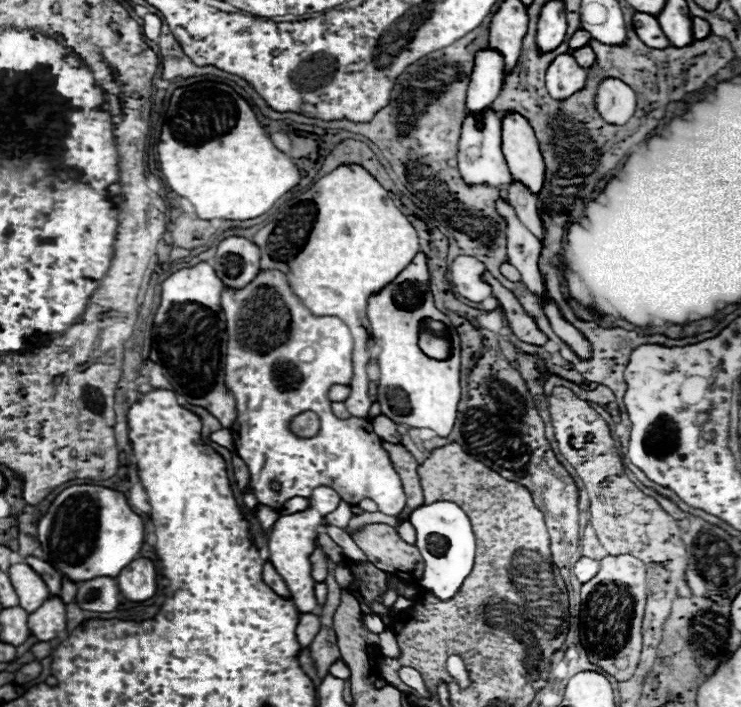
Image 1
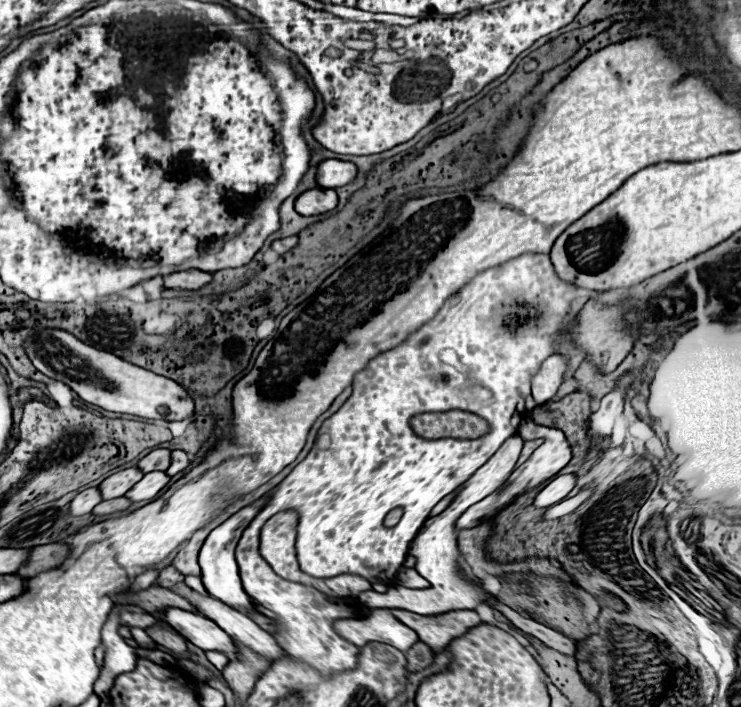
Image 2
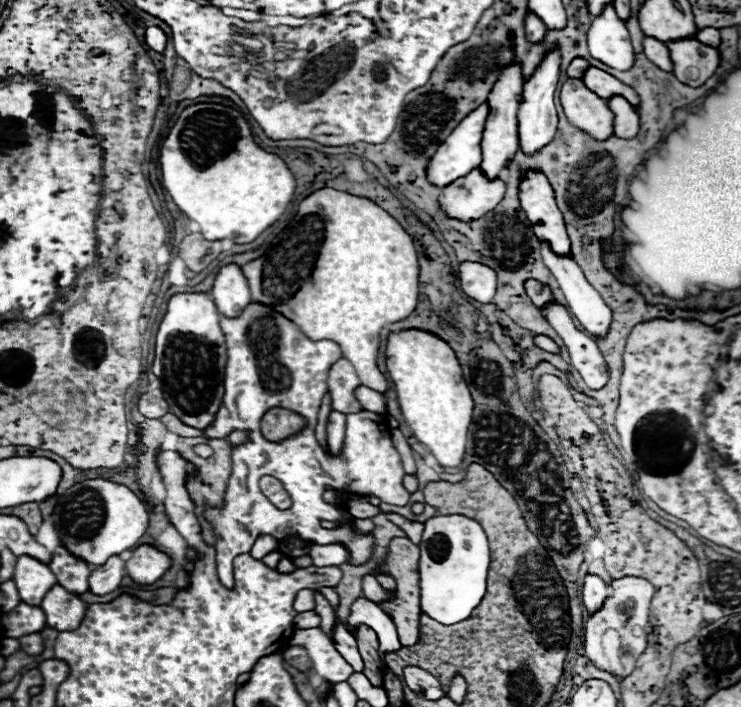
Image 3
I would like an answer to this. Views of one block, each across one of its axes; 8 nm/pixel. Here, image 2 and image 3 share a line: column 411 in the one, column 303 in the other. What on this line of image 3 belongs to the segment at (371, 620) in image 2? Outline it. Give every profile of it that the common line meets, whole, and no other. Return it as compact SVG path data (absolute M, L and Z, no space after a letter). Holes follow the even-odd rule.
M296 628L290 638L290 644L302 646L312 660L314 672L330 684L348 680L348 676L354 672L354 668L336 650L332 638L324 634L320 628Z

